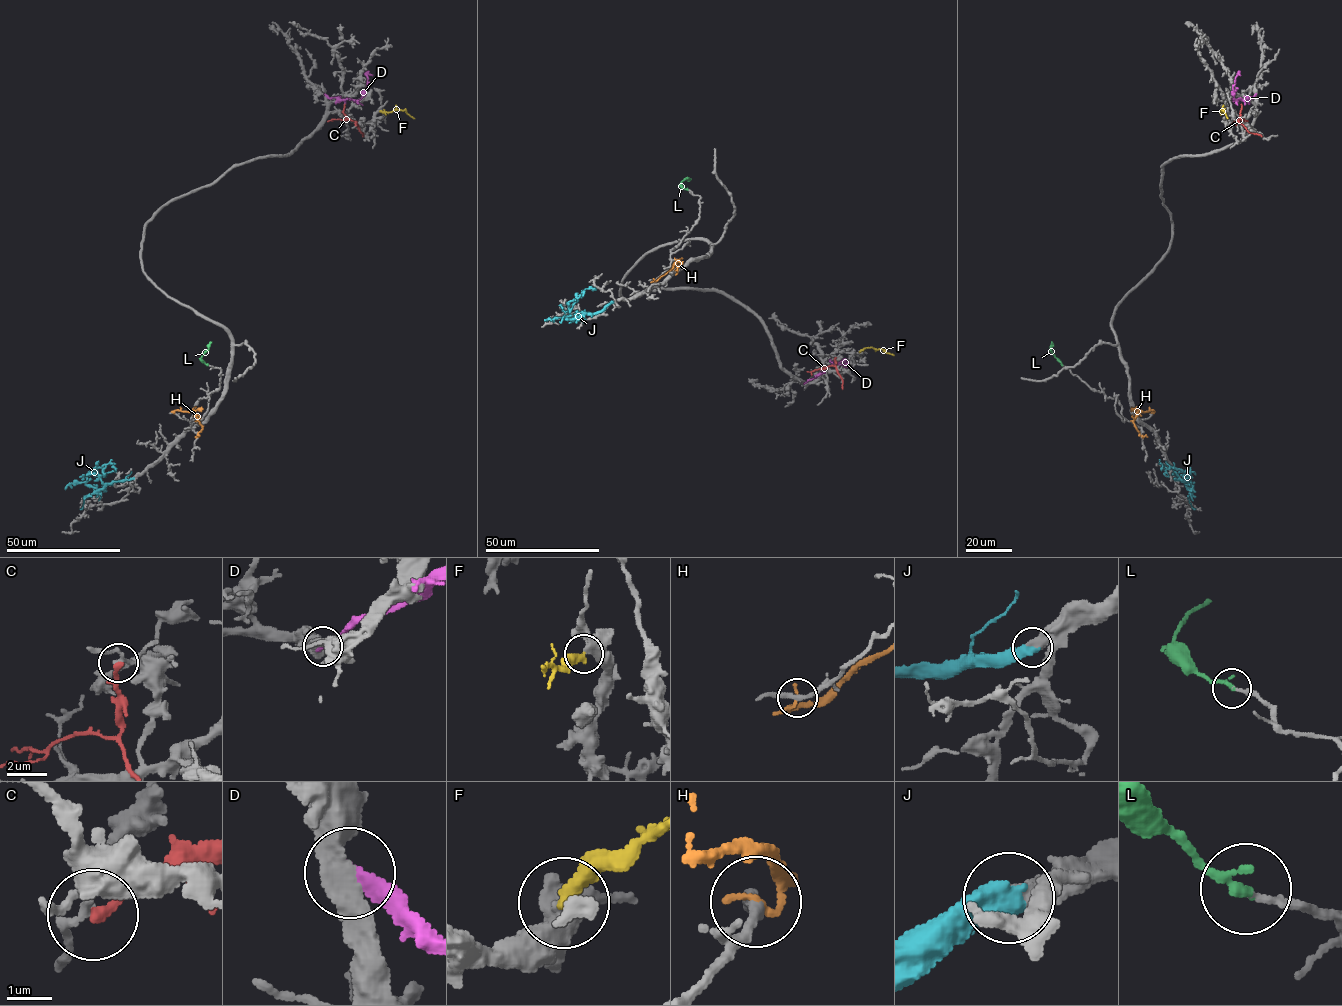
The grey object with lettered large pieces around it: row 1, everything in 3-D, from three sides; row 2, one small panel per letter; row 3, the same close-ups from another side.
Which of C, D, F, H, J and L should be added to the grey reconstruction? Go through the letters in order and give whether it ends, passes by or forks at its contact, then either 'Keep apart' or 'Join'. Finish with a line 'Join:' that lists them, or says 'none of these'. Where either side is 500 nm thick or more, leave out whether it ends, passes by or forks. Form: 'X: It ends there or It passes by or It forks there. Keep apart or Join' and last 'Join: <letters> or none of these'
C: It ends there. Keep apart
D: It ends there. Keep apart
F: It ends there. Keep apart
H: It ends there. Keep apart
J: Join
L: It ends there. Join
Join: J, L

